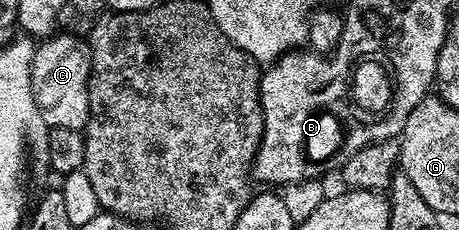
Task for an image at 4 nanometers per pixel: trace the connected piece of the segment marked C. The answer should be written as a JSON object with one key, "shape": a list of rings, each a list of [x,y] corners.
{"shape":[[[57,32],[34,49],[31,60],[33,103],[37,106],[37,118],[45,121],[46,127],[84,131],[89,122],[90,72],[89,44],[84,37]]]}

